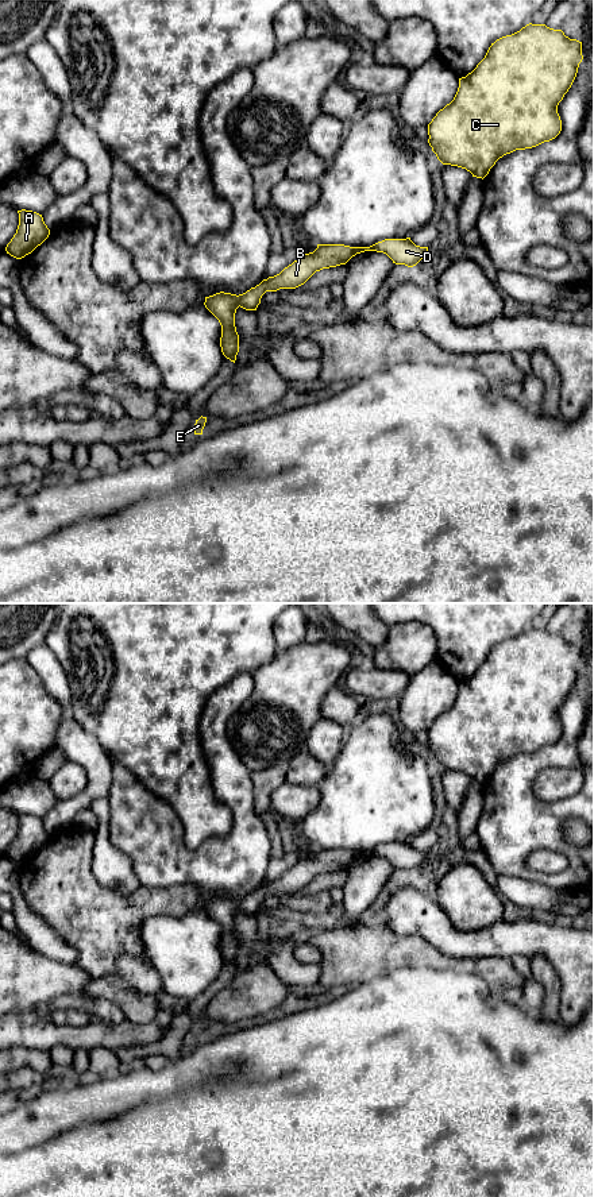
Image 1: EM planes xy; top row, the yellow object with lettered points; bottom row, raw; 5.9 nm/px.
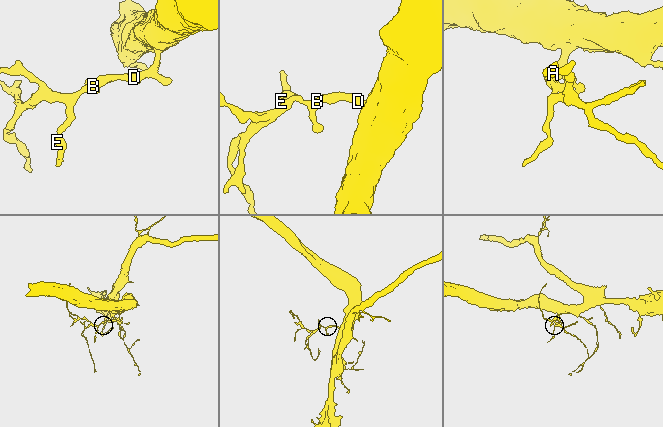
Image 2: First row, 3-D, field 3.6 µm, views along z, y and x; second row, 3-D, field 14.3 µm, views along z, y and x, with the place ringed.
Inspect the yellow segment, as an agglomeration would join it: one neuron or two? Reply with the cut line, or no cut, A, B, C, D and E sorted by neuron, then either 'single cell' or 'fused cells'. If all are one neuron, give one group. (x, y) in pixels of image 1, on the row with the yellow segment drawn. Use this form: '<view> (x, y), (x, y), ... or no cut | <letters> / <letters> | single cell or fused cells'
no cut | A B C D E | single cell

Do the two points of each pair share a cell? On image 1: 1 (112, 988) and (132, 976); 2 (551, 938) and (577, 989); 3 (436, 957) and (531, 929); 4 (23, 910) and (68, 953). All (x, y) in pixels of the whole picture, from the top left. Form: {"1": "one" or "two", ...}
{"1": "two", "2": "one", "3": "two", "4": "one"}

